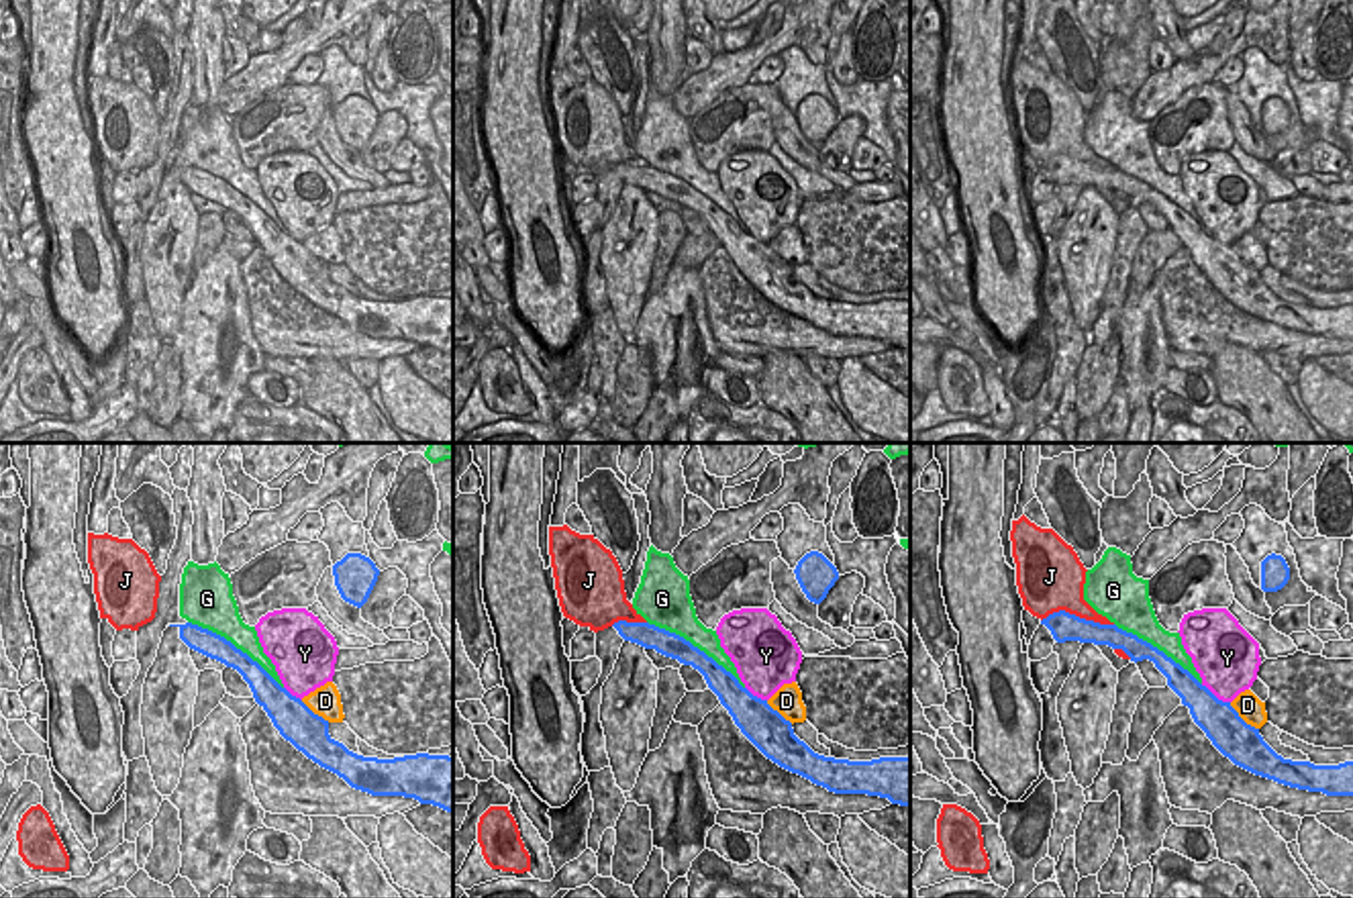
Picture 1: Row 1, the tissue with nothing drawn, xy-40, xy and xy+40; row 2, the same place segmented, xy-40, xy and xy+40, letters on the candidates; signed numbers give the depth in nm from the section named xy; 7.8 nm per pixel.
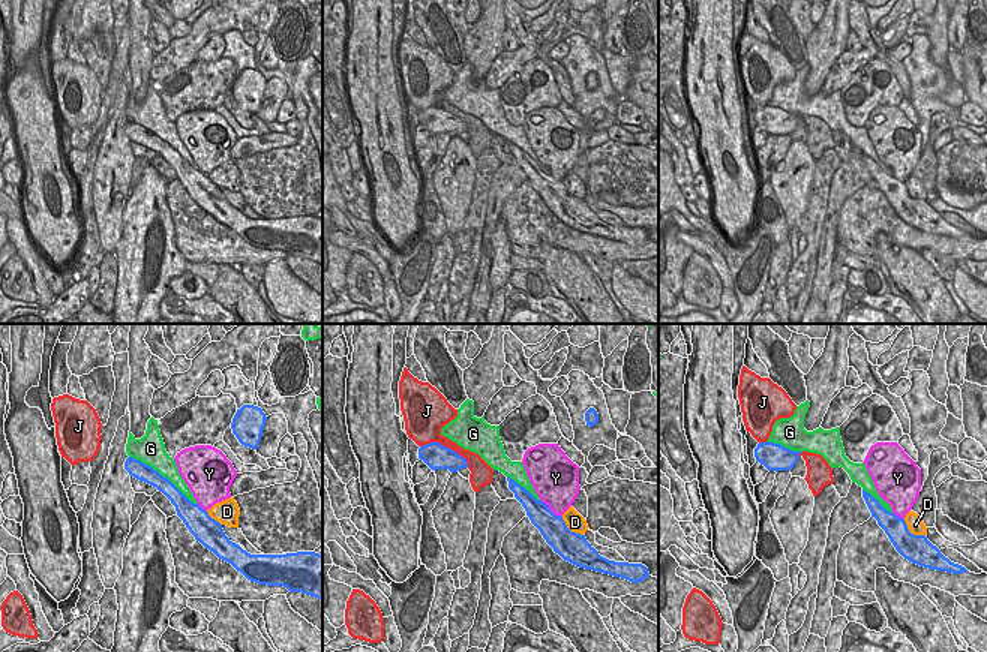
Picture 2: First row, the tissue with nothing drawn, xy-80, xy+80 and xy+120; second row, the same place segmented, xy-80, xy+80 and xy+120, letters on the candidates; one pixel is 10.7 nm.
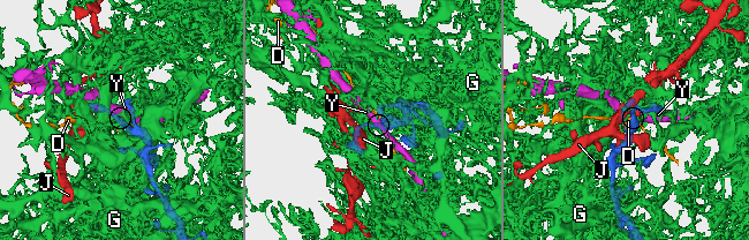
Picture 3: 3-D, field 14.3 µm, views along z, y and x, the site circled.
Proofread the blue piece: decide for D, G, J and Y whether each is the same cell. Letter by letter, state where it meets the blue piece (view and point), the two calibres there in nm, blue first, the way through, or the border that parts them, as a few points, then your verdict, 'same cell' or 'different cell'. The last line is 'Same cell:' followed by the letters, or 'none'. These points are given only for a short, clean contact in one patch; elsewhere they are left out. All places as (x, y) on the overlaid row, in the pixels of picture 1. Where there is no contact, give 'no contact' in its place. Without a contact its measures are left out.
D: meets blue in xy+40 at (1241, 719); 320 nm thick on the blue side, 200 nm on the other; different cell
G: meets blue in xy at (696, 647); 190 nm thick on the blue side, 240 nm on the other; different cell
J: meets blue in xy+40 at (1078, 617); 220 nm thick on the blue side, 320 nm on the other; different cell
Y: meets blue in xy+40 at (1213, 694); 300 nm thick on the blue side, 440 nm on the other; different cell
Same cell: none

